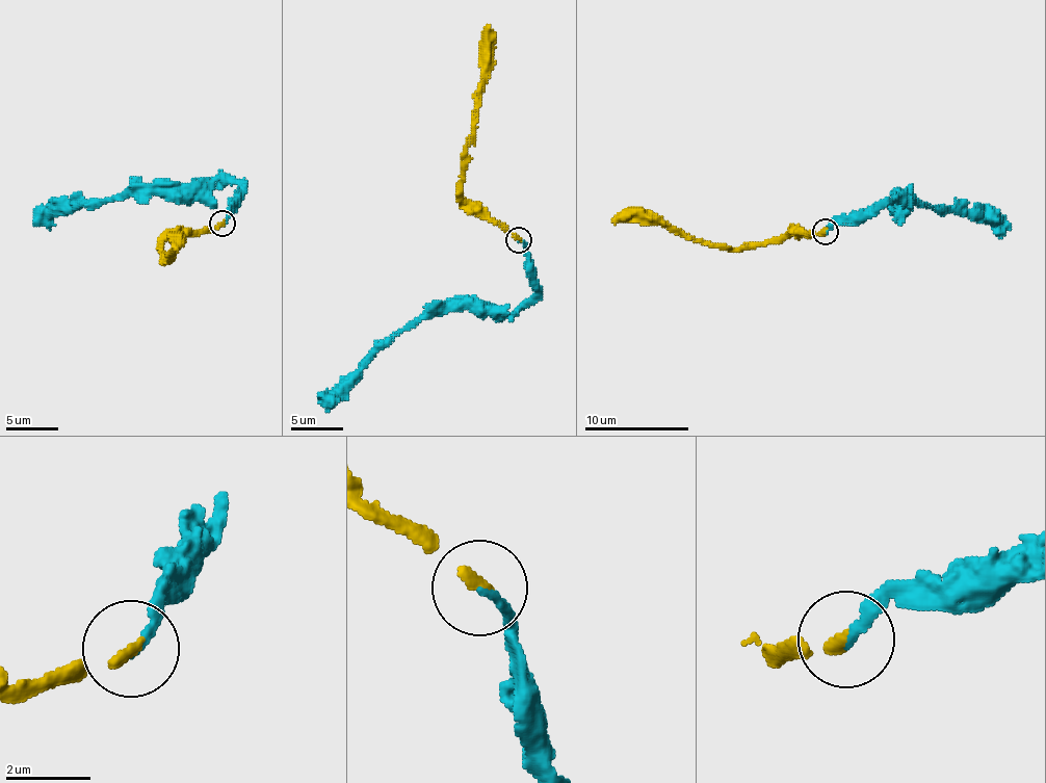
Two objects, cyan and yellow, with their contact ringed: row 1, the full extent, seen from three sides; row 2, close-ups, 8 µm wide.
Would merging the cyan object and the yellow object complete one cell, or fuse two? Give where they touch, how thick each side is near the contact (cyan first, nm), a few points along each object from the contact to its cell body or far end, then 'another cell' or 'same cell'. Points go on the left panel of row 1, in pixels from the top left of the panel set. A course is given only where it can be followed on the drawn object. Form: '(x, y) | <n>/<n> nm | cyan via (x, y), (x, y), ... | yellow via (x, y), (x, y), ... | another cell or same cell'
(221, 224) | 200/240 nm | cyan via (221, 223), (233, 210), (241, 189), (226, 182), (182, 189), (135, 188), (103, 200), (72, 202), (43, 220) | yellow via (221, 223), (210, 229), (172, 233), (163, 241), (166, 263), (178, 244), (178, 248) | same cell

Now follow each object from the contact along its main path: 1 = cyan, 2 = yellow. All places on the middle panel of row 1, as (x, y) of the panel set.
1: (518, 238), (529, 256), (535, 292), (520, 307), (510, 315), (428, 307), (393, 335), (325, 411)
2: (518, 238), (463, 196), (475, 95), (487, 64), (490, 25)

